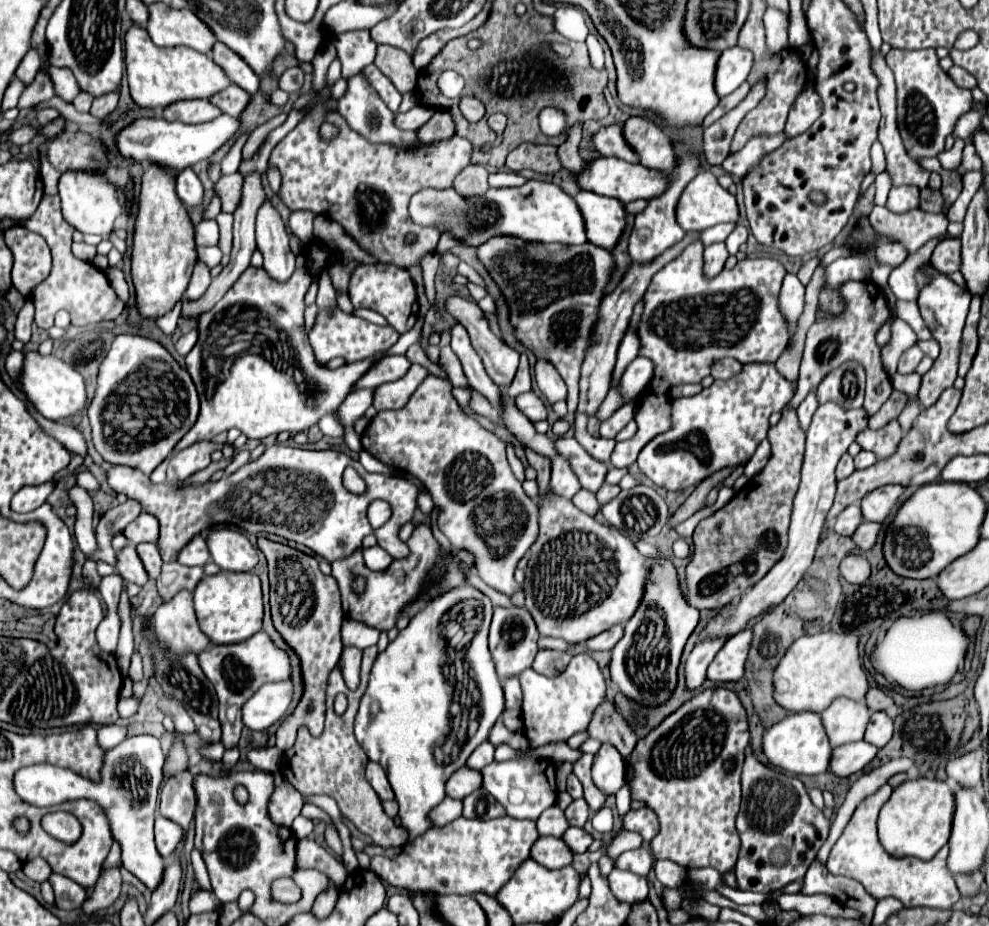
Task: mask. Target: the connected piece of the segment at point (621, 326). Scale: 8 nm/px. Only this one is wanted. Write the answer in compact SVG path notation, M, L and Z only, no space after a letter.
M687 234L687 238L683 238L683 242L679 246L673 246L671 250L667 250L667 254L655 258L655 262L647 262L645 266L639 266L639 264L633 264L629 268L629 272L625 274L625 278L621 280L621 284L609 294L603 298L603 306L599 310L599 322L595 326L595 330L599 330L599 334L595 334L595 346L591 346L591 350L587 350L587 358L581 366L581 398L579 398L579 406L577 406L577 412L585 412L589 418L597 414L601 402L605 400L609 388L611 388L611 374L613 374L613 368L615 368L615 360L617 360L617 346L629 326L629 318L631 318L631 310L635 306L635 302L645 294L653 274L657 270L661 270L667 262L671 262L689 242L697 240L697 234Z

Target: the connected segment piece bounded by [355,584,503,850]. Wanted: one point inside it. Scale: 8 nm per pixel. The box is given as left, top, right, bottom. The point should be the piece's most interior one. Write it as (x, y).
(404, 714)

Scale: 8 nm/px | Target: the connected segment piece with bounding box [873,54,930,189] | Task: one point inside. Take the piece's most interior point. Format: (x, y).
(902, 169)

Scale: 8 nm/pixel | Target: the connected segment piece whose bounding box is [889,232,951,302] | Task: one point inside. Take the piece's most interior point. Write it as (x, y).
(902, 281)

